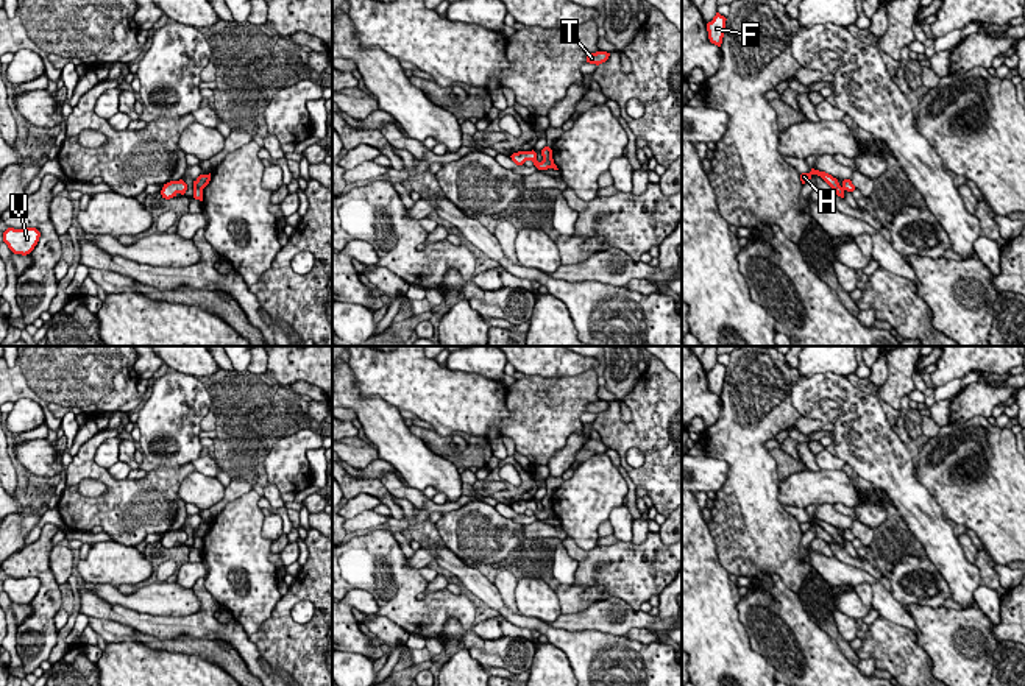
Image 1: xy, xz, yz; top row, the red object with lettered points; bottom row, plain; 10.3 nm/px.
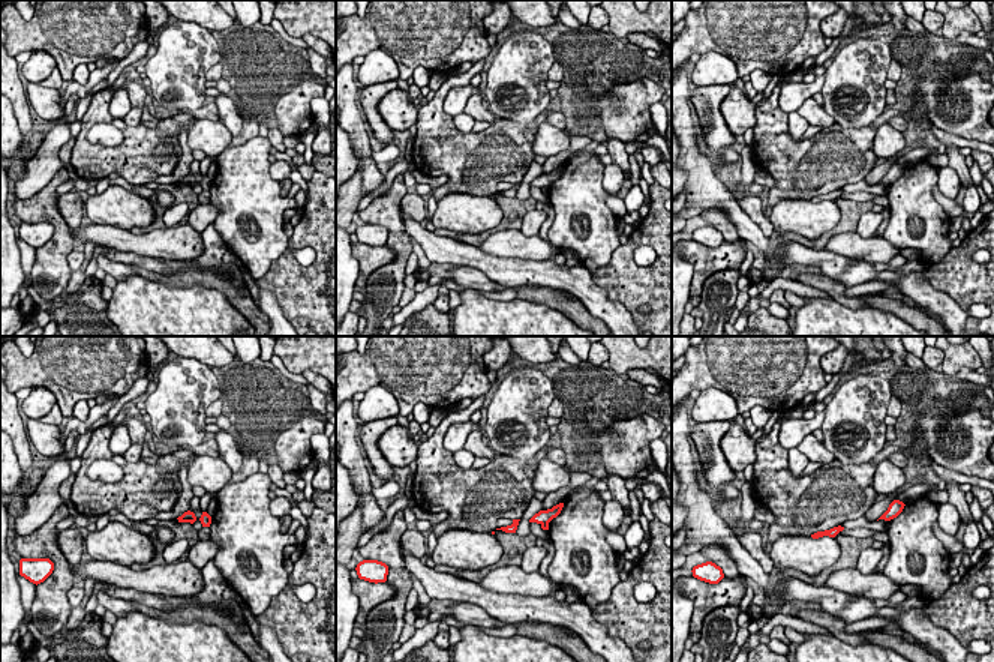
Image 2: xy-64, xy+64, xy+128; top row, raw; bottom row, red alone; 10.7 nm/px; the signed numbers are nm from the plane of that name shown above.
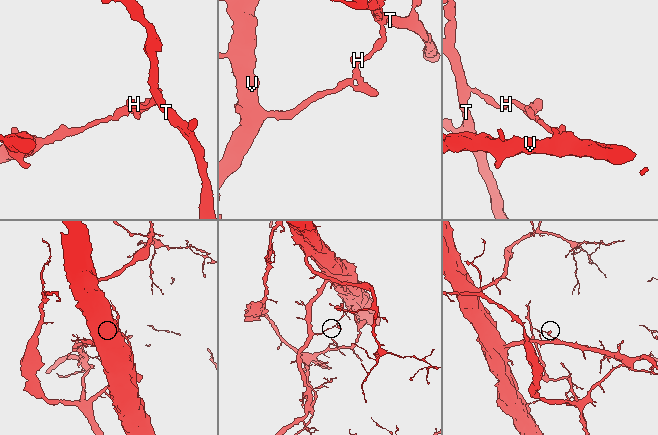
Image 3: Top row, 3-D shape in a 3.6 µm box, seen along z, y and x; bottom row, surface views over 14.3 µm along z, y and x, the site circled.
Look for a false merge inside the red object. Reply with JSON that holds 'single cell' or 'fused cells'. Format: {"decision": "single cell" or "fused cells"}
{"decision": "fused cells"}

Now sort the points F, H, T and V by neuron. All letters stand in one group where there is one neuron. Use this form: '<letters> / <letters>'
F H T / V

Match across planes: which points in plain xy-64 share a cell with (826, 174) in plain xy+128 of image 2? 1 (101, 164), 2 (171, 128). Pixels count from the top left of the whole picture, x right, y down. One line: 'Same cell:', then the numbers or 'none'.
Same cell: 1, 2

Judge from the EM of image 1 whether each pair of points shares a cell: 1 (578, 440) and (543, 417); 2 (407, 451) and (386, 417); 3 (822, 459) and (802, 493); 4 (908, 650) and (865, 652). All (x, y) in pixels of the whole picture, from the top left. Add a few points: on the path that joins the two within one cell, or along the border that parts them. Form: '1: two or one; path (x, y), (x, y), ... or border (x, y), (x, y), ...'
1: two; border (584, 424), (548, 463)
2: one; path (400, 443), (386, 429), (386, 424)
3: two; border (819, 468), (841, 470)
4: one; path (897, 650), (876, 650)

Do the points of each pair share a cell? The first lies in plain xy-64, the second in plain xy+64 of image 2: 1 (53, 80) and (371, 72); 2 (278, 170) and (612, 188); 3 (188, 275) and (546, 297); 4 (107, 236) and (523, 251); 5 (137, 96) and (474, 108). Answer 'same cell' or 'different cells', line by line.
1: different cells
2: same cell
3: same cell
4: same cell
5: same cell

